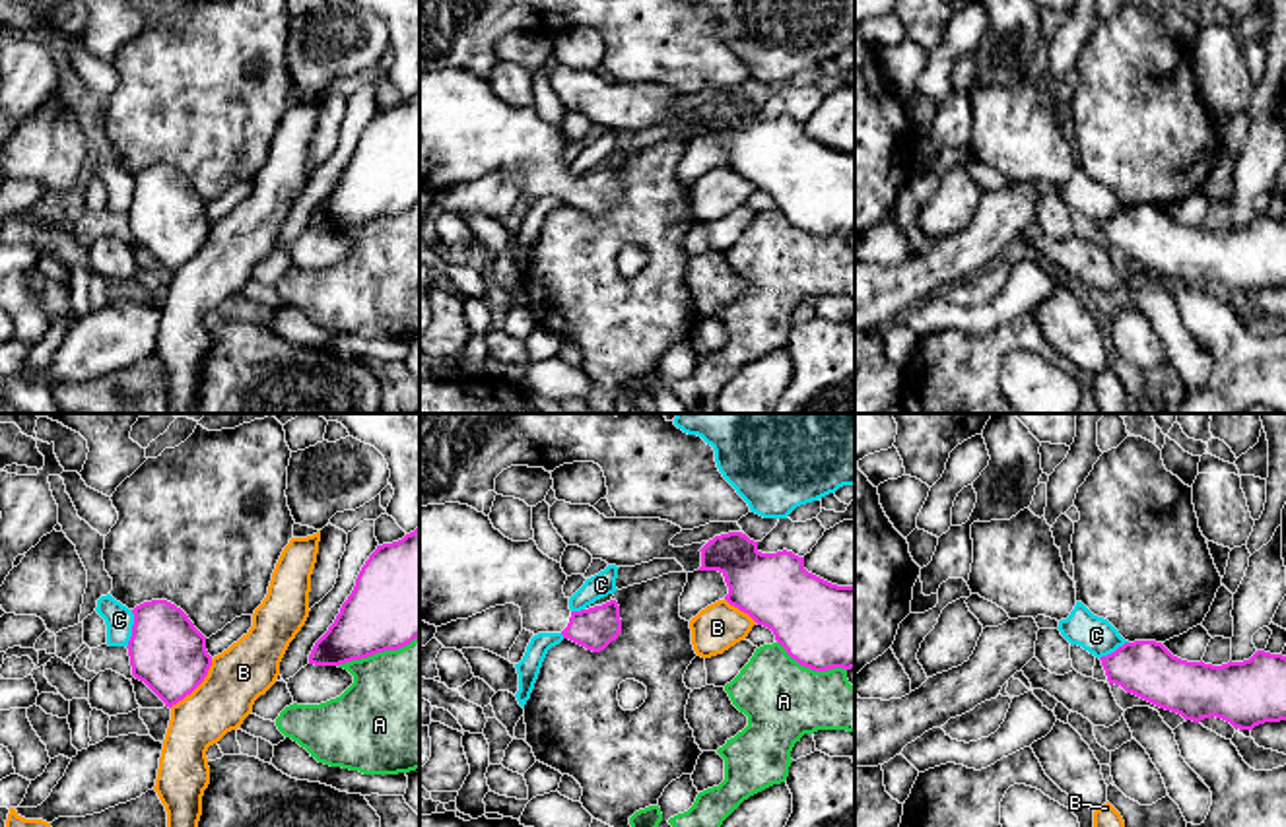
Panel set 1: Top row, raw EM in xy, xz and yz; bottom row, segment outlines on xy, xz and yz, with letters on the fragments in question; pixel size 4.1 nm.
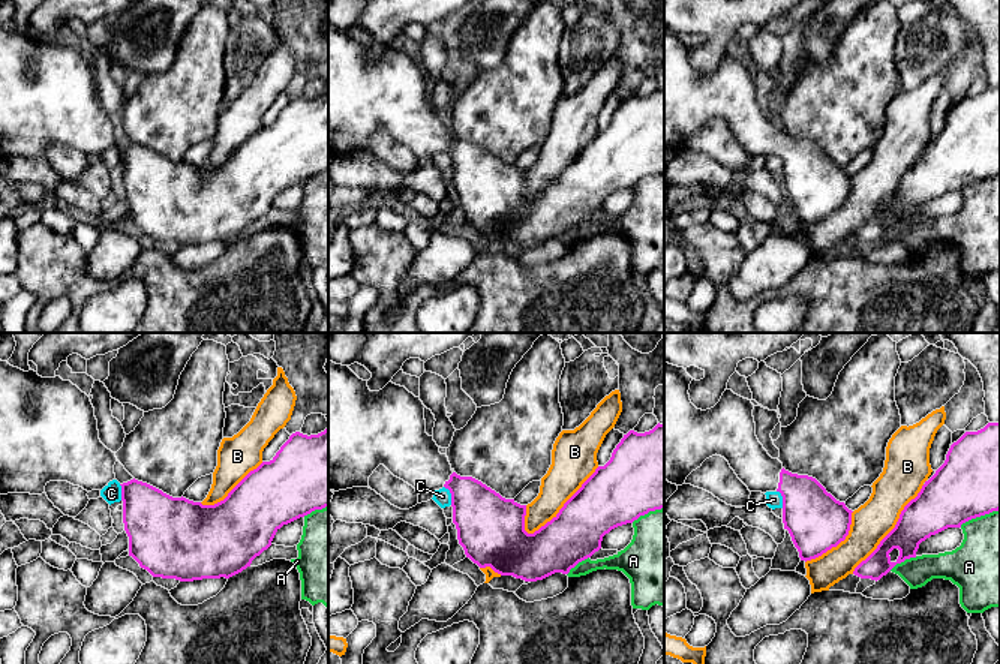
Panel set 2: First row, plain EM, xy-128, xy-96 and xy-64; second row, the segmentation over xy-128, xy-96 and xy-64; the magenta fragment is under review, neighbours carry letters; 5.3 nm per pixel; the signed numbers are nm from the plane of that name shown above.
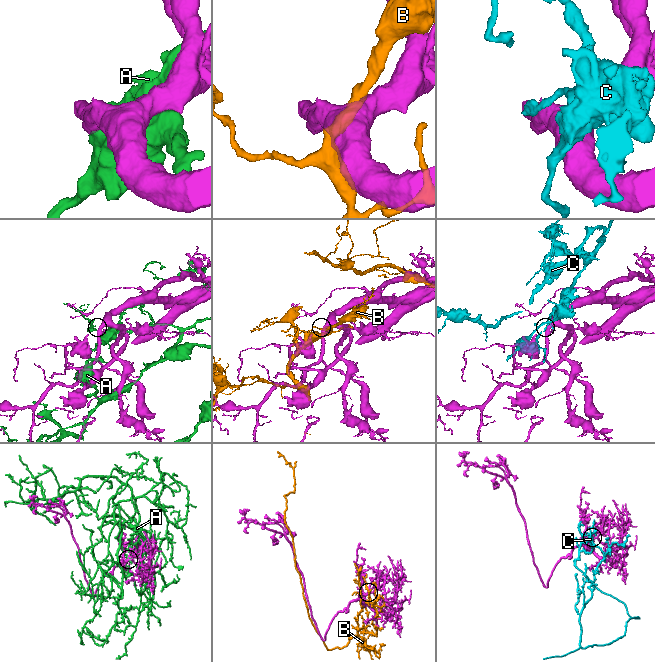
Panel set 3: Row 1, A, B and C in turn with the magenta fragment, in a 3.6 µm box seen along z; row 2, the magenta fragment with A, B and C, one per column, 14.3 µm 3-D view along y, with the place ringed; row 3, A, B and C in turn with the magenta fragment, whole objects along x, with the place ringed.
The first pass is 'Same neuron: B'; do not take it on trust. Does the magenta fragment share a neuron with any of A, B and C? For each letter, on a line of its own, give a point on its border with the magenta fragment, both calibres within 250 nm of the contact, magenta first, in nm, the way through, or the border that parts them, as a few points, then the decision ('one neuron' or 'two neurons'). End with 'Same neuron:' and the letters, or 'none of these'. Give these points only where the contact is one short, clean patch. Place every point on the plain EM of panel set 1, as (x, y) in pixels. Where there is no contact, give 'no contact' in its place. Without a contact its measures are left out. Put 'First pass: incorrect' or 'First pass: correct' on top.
First pass: incorrect
A: xy (377, 216) | 380/460 nm | two neurons
B: xy (197, 251) | 320/240 nm | two neurons
C: xy (133, 195) | 320/120 nm | two neurons
Same neuron: none of these

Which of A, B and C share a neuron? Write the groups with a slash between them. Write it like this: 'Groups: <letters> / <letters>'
Groups: A / B / C

